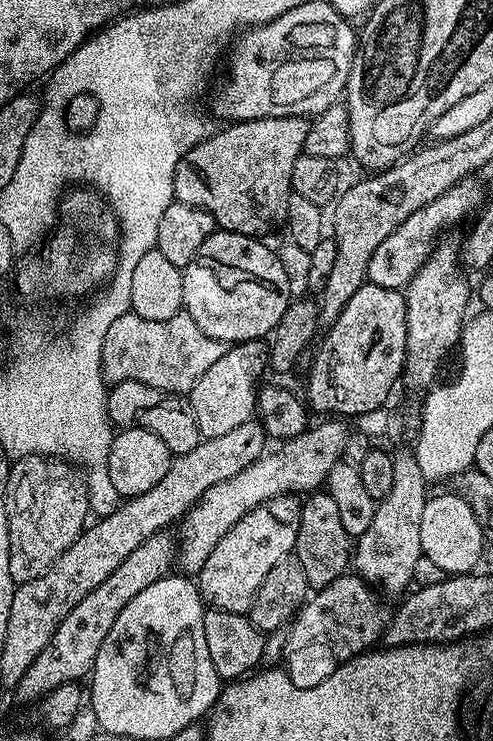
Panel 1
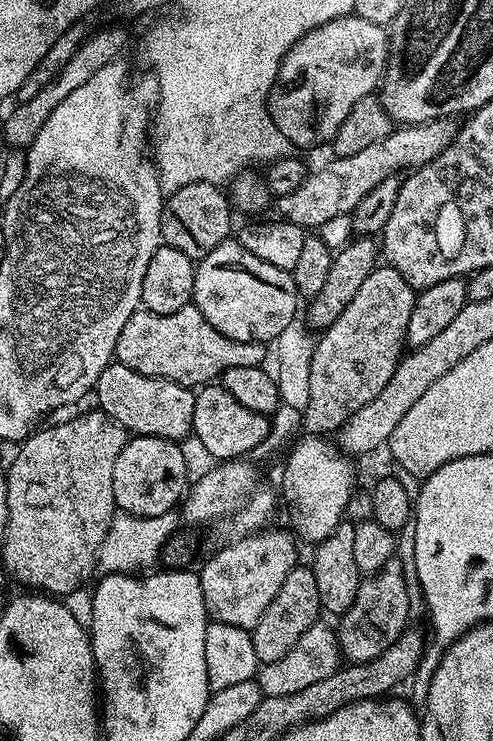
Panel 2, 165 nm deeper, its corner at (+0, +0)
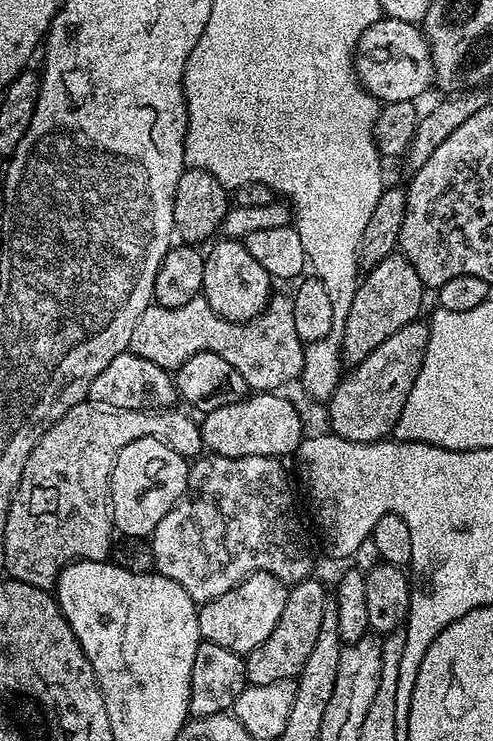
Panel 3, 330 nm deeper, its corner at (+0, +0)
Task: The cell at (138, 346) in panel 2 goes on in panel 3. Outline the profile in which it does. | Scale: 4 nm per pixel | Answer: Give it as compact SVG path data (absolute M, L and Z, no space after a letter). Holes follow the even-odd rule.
M203 294L196 296L186 306L167 308L153 303L146 310L142 310L142 318L134 325L134 334L130 334L128 351L138 354L138 358L146 358L146 362L154 362L158 366L175 370L186 362L186 358L194 358L199 352L218 354L218 358L226 358L242 378L246 378L249 389L253 393L276 392L283 384L299 381L303 370L305 343L298 338L298 329L294 327L294 302L291 295L273 295L267 306L253 320L238 321L222 318L212 309L210 302Z

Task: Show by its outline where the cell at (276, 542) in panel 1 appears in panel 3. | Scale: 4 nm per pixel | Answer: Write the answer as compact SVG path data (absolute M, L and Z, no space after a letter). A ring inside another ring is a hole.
M255 572L247 576L241 584L234 586L234 590L226 590L218 598L214 598L209 604L199 605L196 617L198 618L198 630L200 631L201 640L214 642L214 646L226 646L226 650L234 650L241 654L252 652L270 634L274 634L274 626L278 626L278 618L282 618L282 610L286 606L289 585L284 584L274 574L269 572Z

